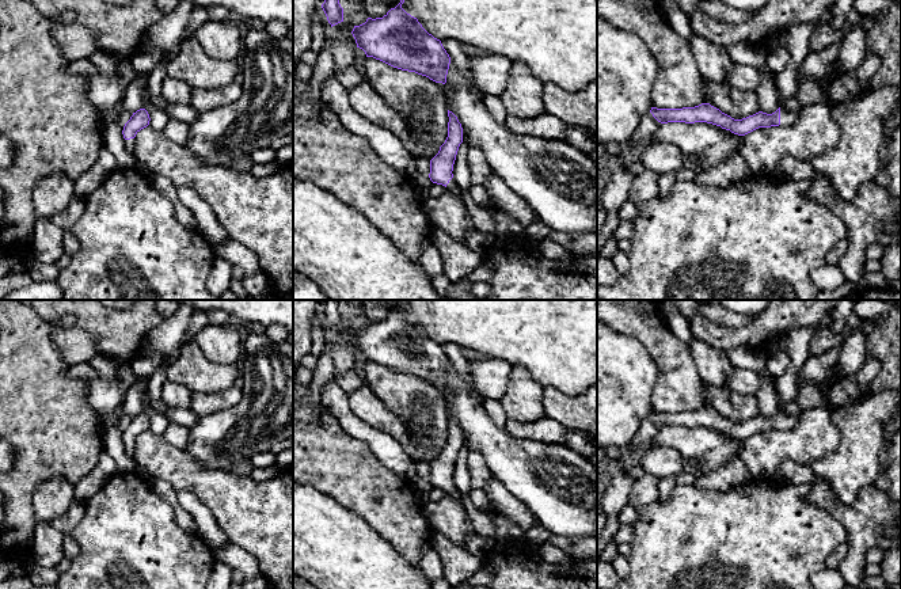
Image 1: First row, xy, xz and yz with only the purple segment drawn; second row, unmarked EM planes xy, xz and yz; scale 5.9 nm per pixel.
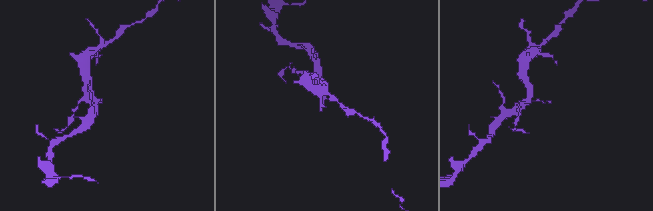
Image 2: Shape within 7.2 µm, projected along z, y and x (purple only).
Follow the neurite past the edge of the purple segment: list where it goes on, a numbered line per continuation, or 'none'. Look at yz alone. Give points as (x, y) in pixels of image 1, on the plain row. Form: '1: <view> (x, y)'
1: yz (787, 422)

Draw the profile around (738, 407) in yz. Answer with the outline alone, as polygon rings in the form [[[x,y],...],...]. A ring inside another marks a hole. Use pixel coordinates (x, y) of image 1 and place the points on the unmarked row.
[[[704,383],[707,407],[734,423],[742,423],[760,415],[760,400],[756,395],[740,394],[727,387],[712,387]]]

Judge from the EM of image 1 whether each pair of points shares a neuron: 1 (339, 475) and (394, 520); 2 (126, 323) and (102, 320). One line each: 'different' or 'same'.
1: same
2: same

